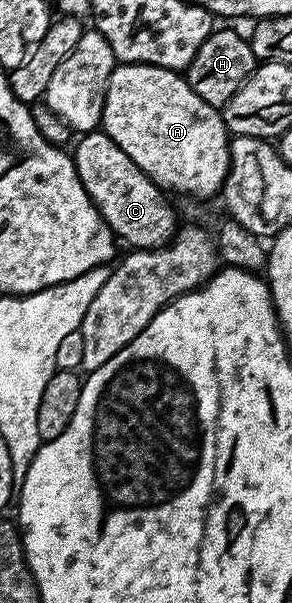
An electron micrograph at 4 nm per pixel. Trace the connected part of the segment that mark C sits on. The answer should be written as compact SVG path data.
M83 133L77 141L72 156L80 183L84 183L84 191L88 191L92 203L115 238L122 240L123 237L134 249L159 249L171 241L176 232L176 209L166 202L167 194L155 185L154 180L144 175L144 171L140 171L140 167L136 167L136 163L132 163L132 159L128 159L120 147L116 147L107 133Z

